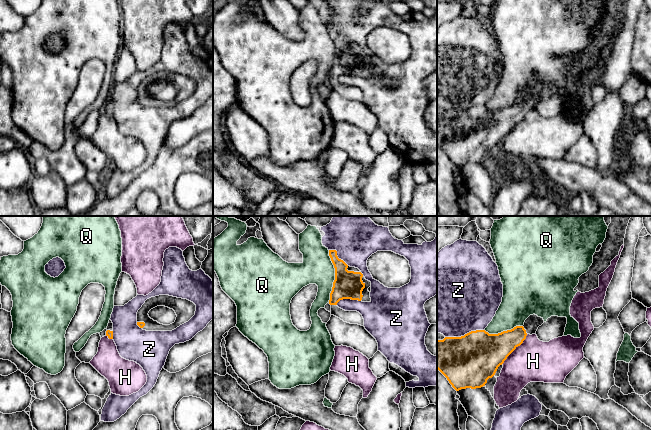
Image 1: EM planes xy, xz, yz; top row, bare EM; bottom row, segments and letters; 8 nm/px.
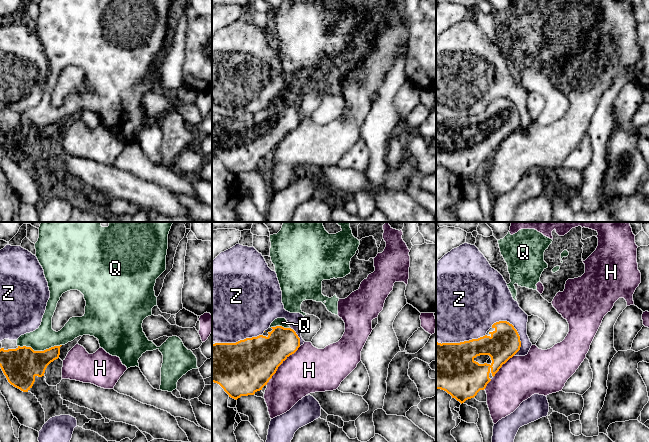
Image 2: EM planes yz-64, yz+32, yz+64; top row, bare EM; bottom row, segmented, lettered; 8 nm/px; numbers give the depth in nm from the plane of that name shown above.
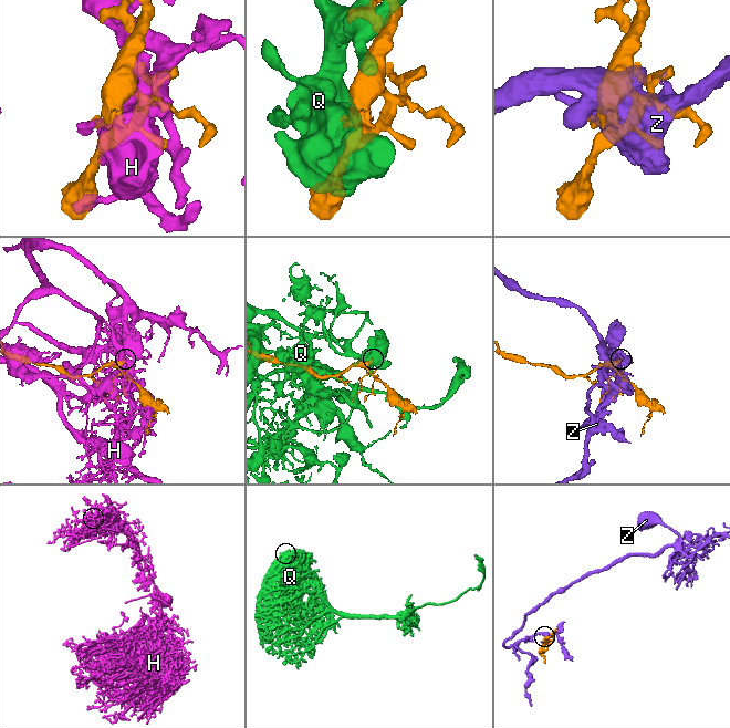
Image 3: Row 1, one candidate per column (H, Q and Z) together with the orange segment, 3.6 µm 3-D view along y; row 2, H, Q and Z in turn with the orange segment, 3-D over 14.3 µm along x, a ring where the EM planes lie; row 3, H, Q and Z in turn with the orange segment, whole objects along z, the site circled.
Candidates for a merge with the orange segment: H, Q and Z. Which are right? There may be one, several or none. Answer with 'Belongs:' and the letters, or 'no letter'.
Belongs: no letter

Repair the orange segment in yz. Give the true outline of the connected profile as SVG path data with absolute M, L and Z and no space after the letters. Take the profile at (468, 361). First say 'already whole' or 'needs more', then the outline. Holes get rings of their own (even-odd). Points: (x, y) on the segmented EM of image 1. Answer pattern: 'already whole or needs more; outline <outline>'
needs more; outline M533 314L525 320L523 326L516 326L498 334L476 330L461 337L445 337L443 340L437 340L437 369L456 391L481 388L495 375L507 357L523 343L526 336L536 334L538 327L543 323L543 318Z

